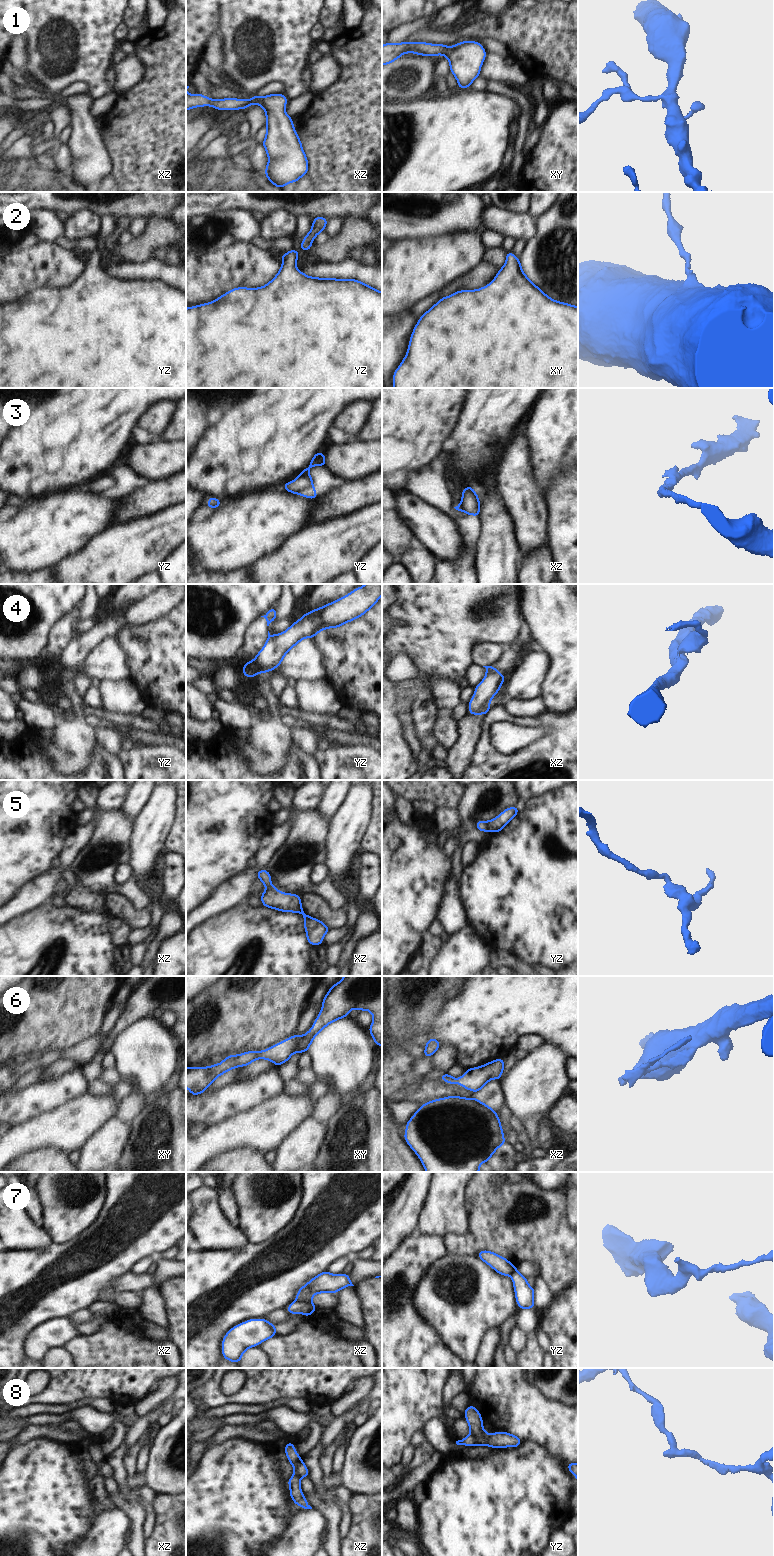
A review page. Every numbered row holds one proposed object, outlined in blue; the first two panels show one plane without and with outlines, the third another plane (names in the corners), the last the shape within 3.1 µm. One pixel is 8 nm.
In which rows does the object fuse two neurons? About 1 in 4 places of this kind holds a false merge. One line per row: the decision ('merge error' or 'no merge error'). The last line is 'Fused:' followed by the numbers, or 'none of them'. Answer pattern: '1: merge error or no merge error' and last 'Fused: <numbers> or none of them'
1: no merge error
2: no merge error
3: no merge error
4: merge error
5: merge error
6: no merge error
7: merge error
8: merge error
Fused: 4, 5, 7, 8

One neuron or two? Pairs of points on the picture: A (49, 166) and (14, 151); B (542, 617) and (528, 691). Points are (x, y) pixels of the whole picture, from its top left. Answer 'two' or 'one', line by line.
A: one
B: two

